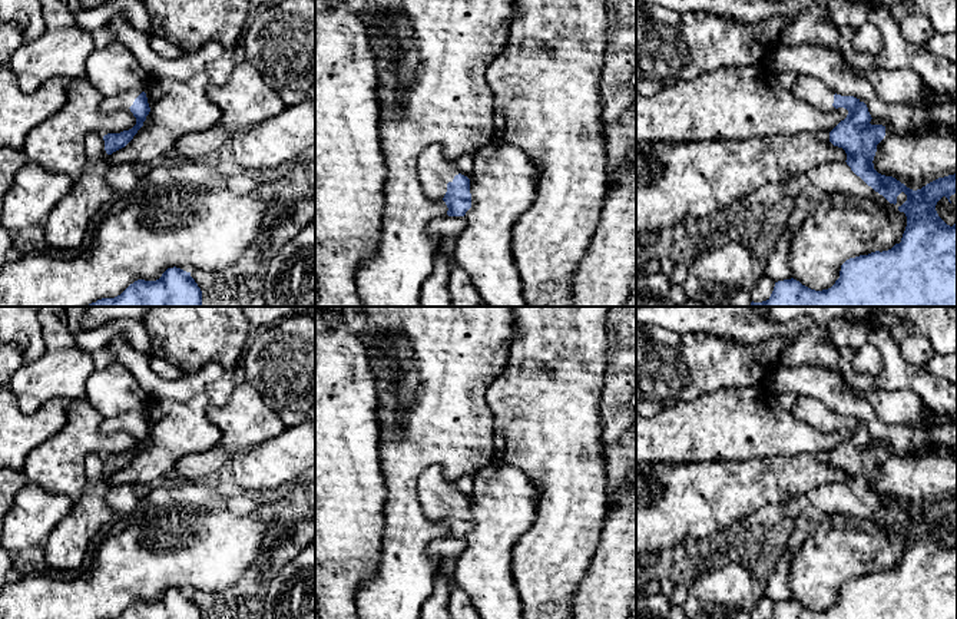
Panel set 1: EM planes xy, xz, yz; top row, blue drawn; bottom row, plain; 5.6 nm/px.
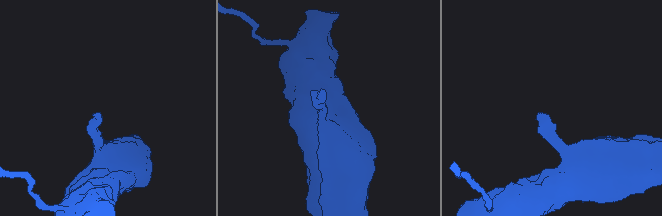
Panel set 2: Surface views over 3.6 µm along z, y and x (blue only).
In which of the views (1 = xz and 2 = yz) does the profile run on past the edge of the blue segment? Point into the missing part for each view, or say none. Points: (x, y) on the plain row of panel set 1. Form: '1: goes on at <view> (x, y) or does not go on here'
1: goes on at xz (436, 492)
2: goes on at yz (810, 410)

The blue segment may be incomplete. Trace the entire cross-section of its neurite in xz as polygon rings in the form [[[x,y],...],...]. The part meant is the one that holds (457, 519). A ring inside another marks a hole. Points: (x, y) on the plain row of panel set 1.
[[[430,467],[418,480],[418,494],[424,513],[444,522],[448,537],[464,537],[471,529],[470,500],[460,494],[440,467]]]

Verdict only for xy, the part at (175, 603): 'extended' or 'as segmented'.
as segmented

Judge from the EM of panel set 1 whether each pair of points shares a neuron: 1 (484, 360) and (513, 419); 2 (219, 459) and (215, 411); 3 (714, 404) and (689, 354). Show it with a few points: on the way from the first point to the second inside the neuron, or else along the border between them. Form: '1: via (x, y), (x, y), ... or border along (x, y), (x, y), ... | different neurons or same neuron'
1: border along (510, 350), (509, 367), (486, 391), (492, 413) | different neurons
2: via (227, 447), (227, 423) | same neuron
3: border along (741, 386), (722, 386), (694, 400), (676, 403) | different neurons

